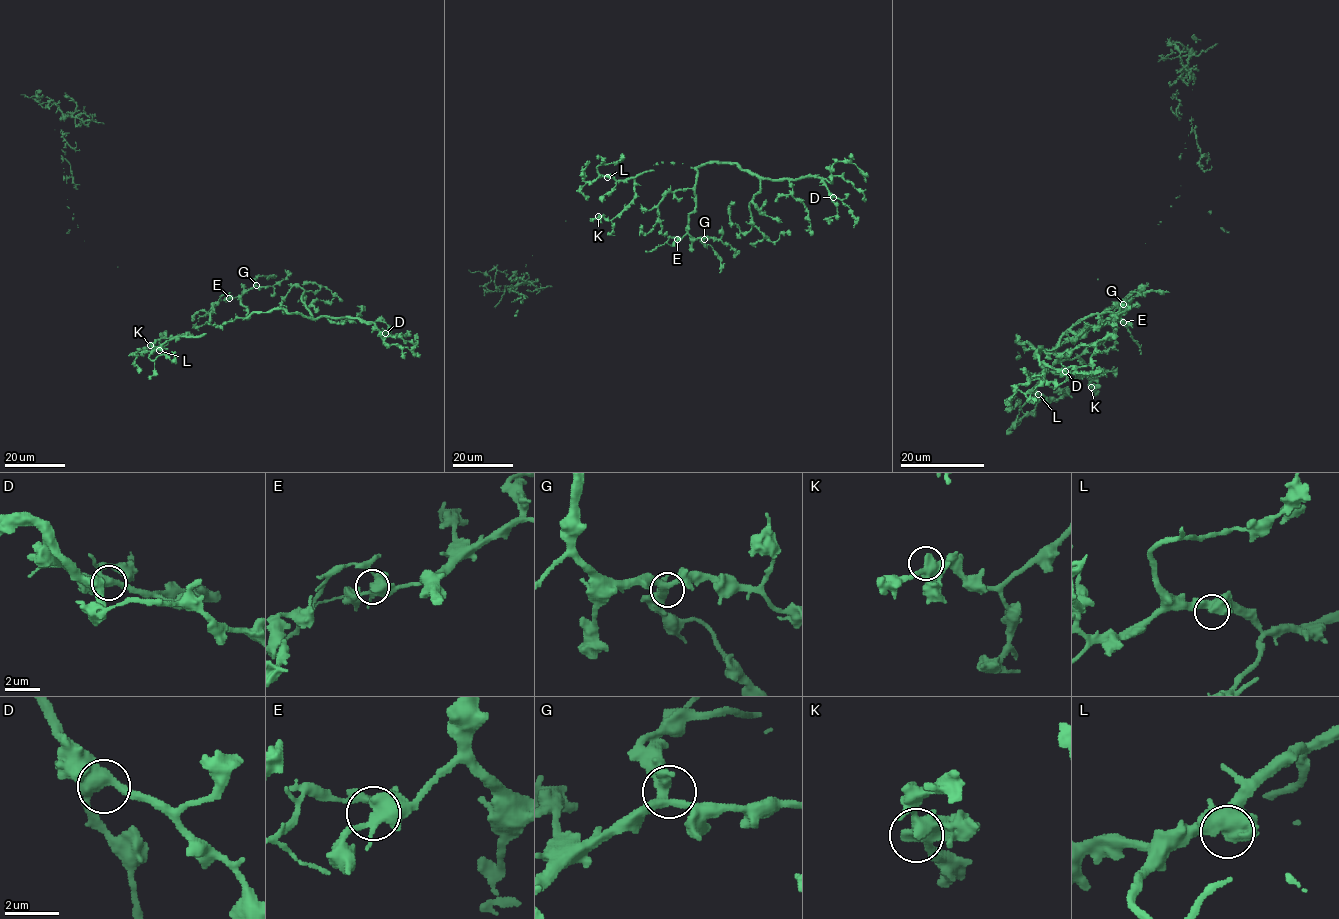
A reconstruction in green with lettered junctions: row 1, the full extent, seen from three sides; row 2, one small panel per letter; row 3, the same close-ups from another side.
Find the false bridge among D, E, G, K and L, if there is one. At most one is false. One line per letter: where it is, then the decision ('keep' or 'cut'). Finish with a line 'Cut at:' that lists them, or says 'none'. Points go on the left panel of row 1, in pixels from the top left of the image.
D: at (385, 333); keep
E: at (229, 298); cut
G: at (256, 285); keep
K: at (150, 345); keep
L: at (159, 350); keep
Cut at: E

